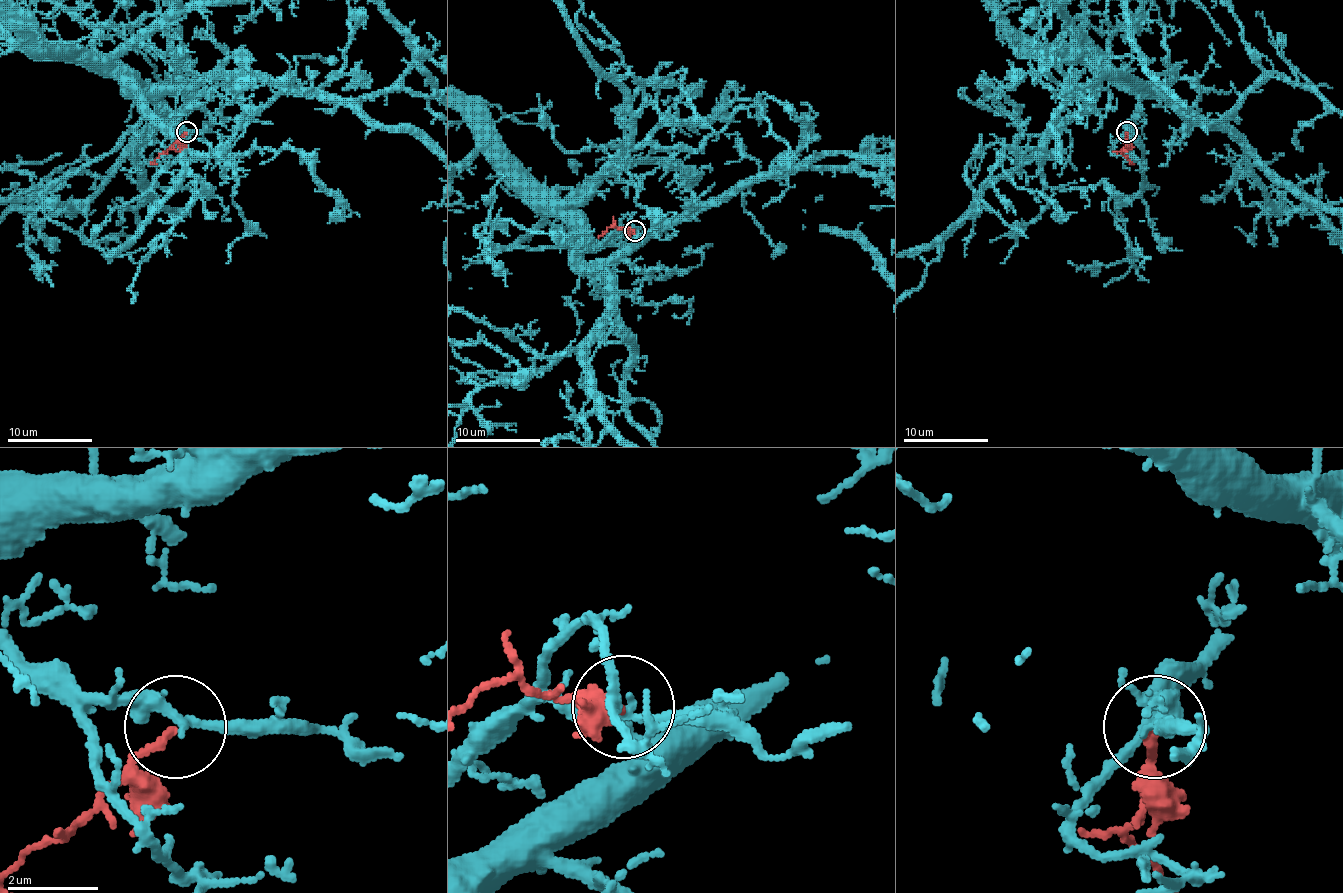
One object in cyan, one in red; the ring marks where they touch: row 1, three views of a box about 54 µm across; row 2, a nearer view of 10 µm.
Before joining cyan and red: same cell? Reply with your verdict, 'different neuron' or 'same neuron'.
different neuron

